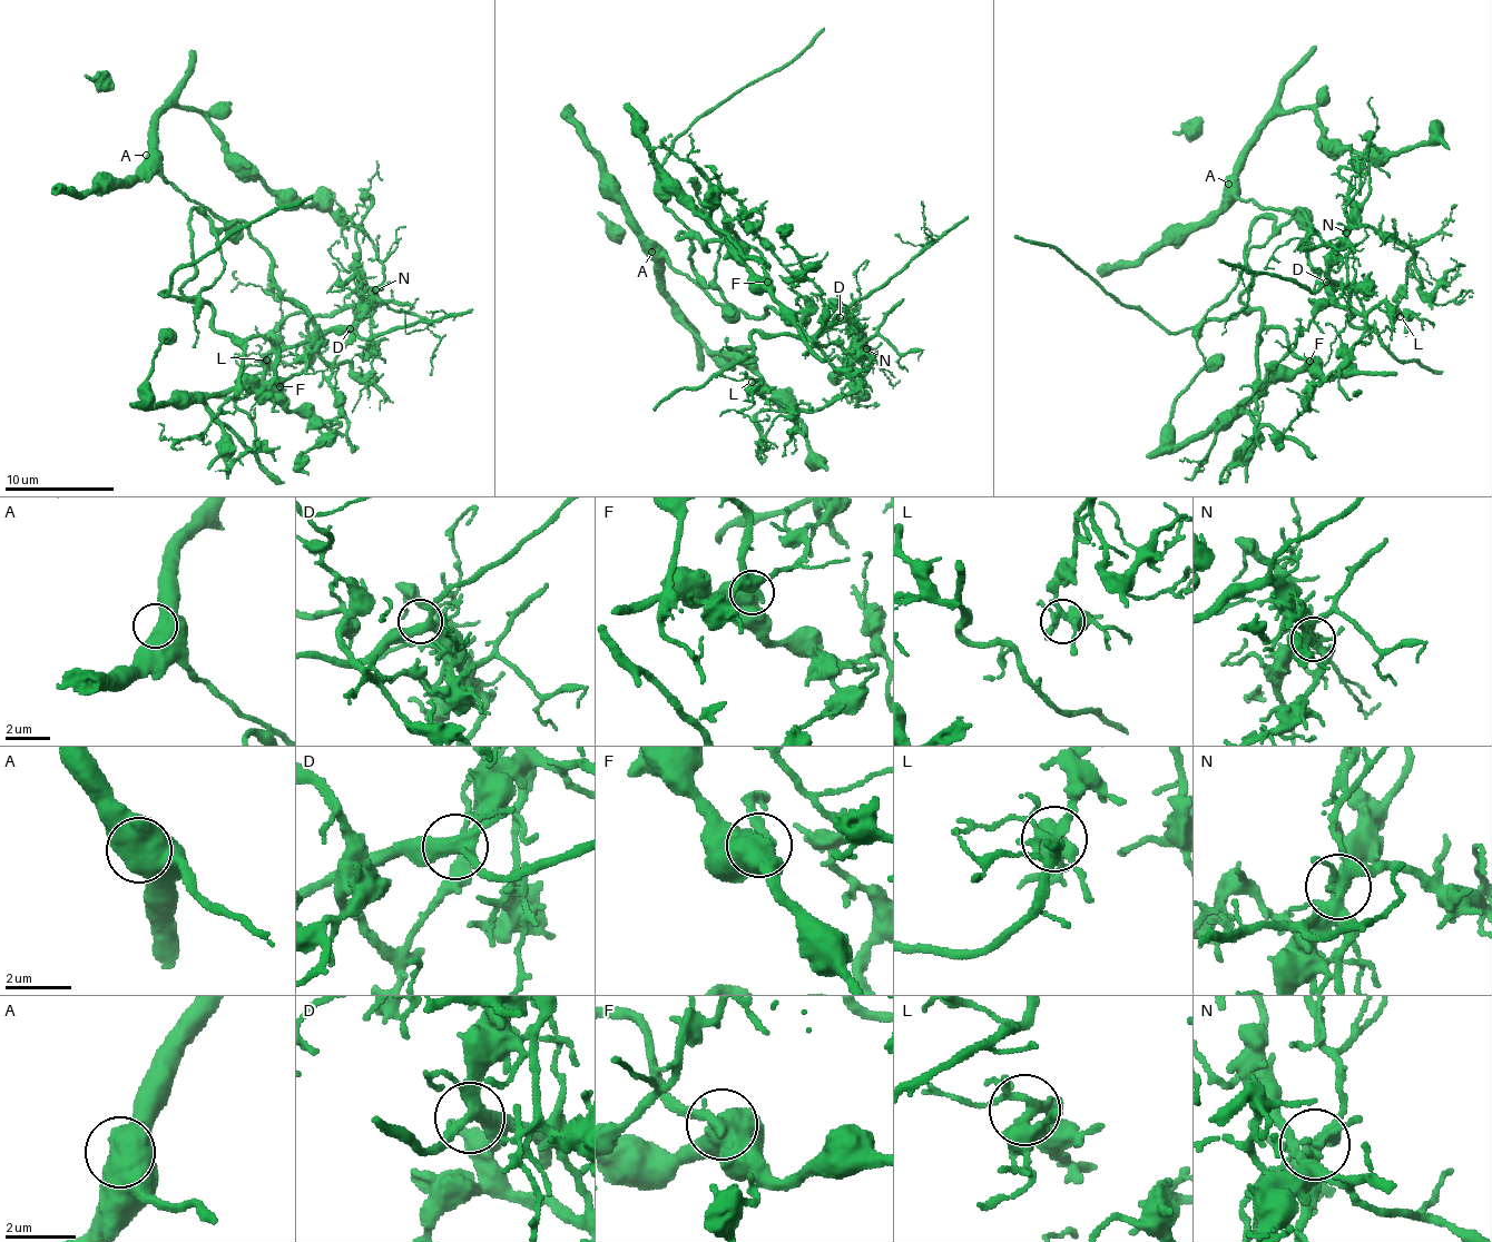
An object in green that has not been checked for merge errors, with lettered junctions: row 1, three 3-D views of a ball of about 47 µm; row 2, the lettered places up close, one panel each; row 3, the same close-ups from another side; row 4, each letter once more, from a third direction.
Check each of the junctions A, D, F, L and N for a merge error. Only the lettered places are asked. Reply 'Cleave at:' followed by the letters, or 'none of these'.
Cleave at: F, N

